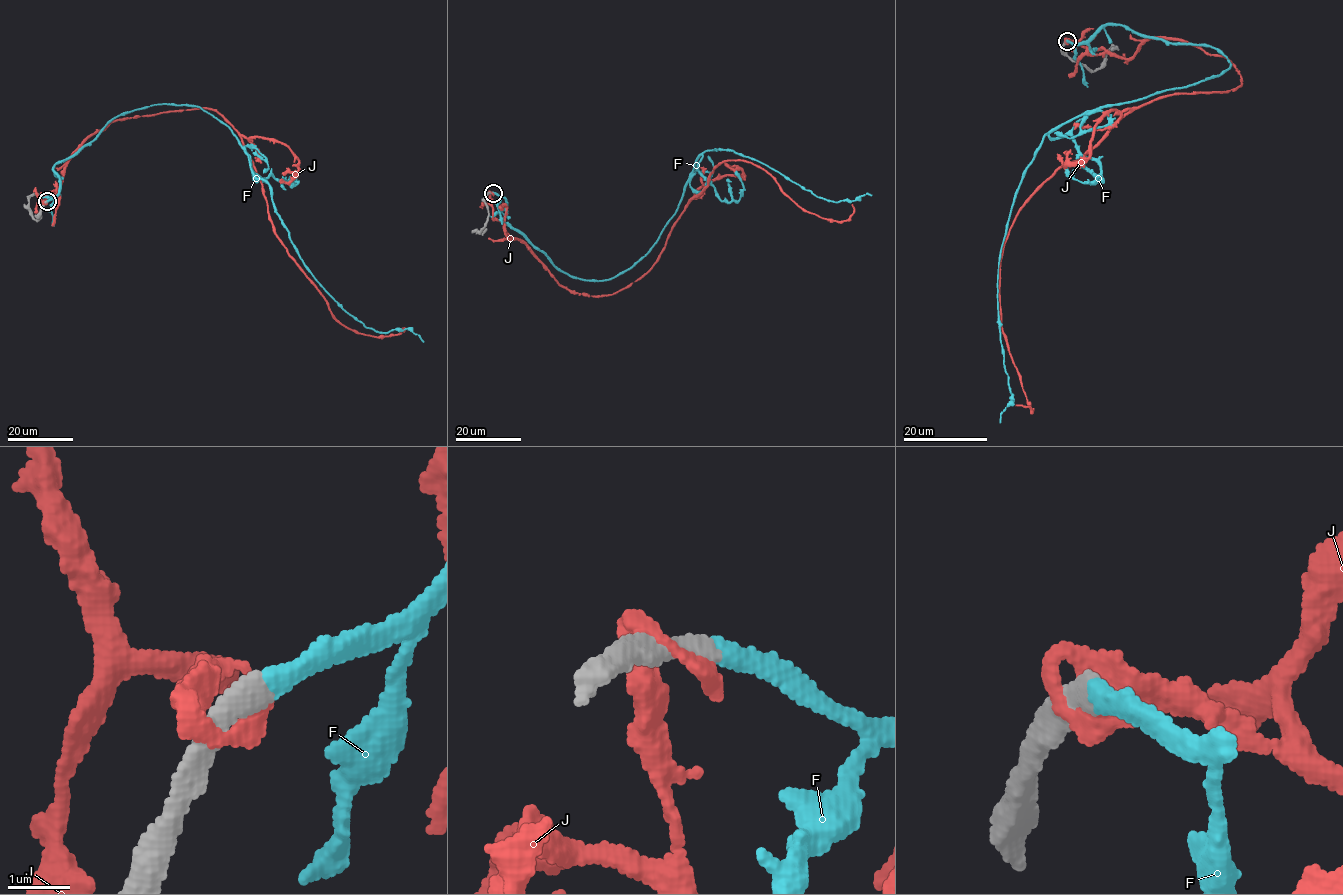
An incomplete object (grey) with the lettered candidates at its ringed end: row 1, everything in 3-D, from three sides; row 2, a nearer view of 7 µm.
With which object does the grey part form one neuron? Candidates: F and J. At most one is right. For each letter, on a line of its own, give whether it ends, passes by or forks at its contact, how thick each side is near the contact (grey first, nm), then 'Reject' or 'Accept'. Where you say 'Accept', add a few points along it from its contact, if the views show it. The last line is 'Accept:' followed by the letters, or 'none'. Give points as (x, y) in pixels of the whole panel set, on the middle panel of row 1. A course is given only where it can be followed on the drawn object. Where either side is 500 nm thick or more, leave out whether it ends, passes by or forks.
F: It ends there. Thickness 360 nm (grey) against 340 nm. Accept. Its course: (493, 192), (552, 265), (605, 280), (656, 241), (706, 151), (829, 200), (871, 195)
J: It ends there. Thickness 480 nm (grey) against 360 nm. Reject
Accept: F

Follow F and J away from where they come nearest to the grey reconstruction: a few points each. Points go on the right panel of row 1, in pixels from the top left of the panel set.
F: (1067, 41), (1119, 24), (1210, 46), (1231, 66), (1044, 136), (1002, 242), (998, 322), (1013, 402), (1000, 422)
J: (1066, 42), (1128, 58), (1179, 39), (1241, 86), (1124, 114), (1028, 200), (999, 285), (1031, 412), (1016, 405)

